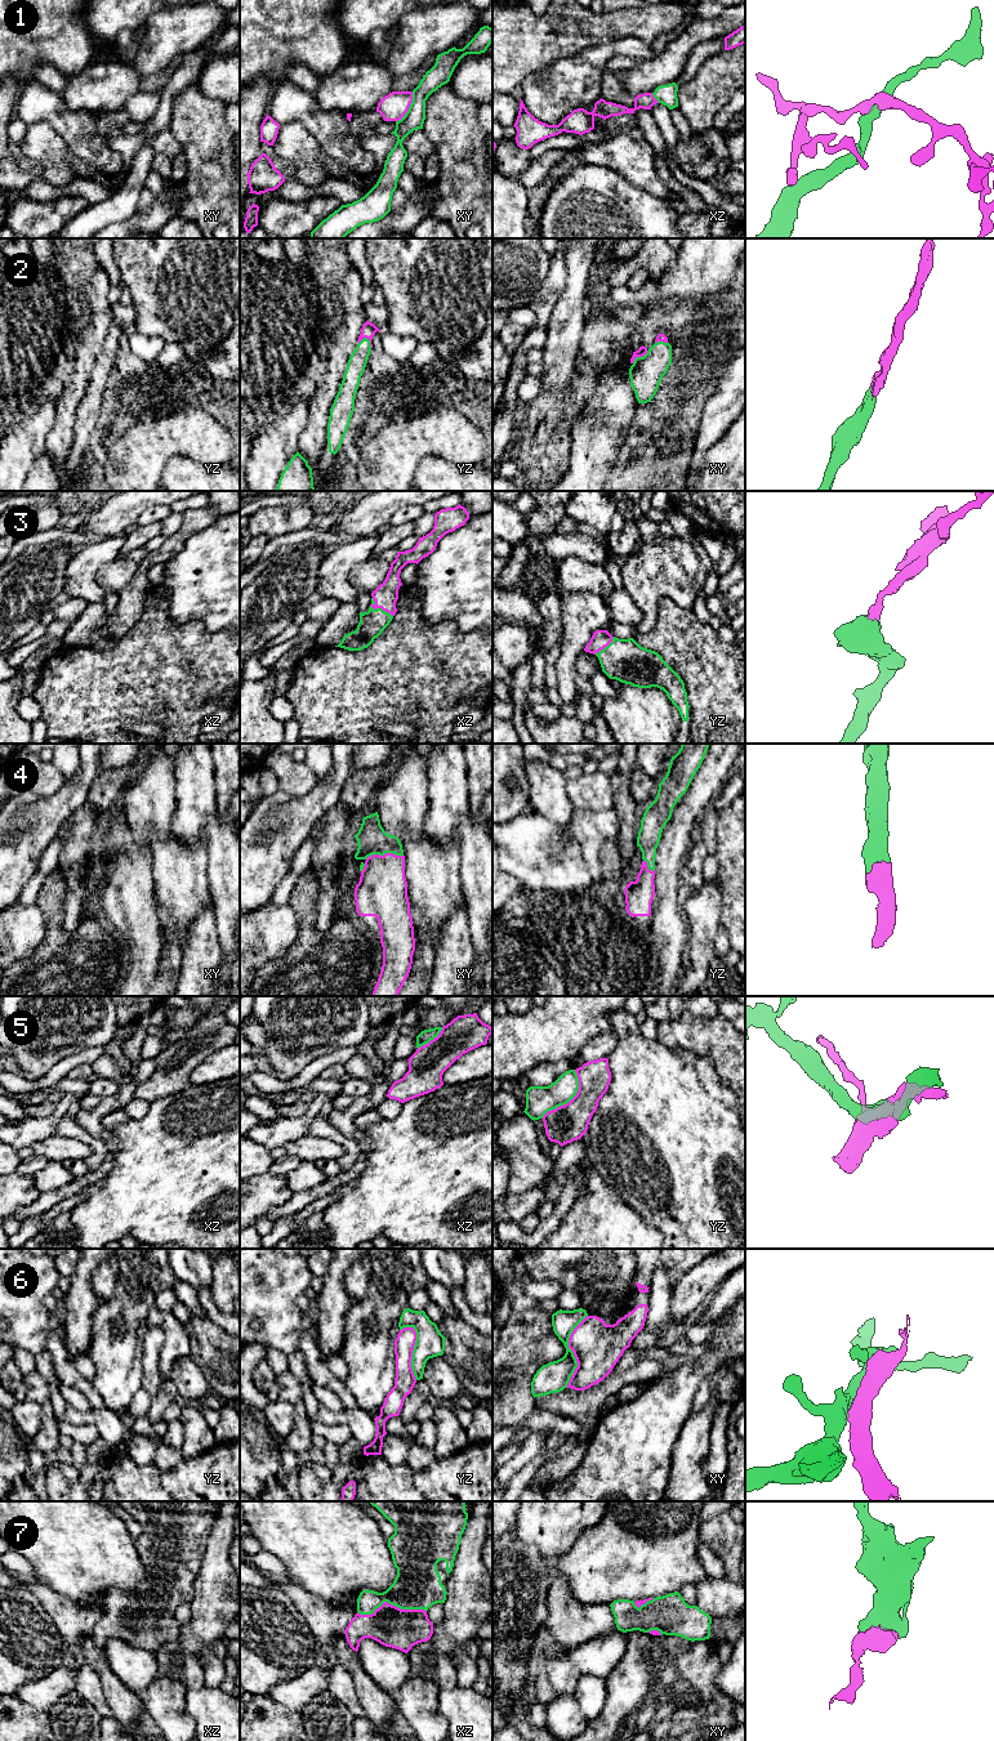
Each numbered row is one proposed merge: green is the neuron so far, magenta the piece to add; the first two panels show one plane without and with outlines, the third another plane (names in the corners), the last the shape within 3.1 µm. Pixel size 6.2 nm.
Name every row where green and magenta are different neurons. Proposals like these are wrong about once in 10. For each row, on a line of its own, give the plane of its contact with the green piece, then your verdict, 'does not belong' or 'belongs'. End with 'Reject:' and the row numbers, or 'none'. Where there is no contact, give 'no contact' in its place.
1: xy | does not belong
2: yz | belongs
3: xz | belongs
4: xy | belongs
5: yz | does not belong
6: xy | does not belong
7: xz | belongs
Reject: 1, 5, 6

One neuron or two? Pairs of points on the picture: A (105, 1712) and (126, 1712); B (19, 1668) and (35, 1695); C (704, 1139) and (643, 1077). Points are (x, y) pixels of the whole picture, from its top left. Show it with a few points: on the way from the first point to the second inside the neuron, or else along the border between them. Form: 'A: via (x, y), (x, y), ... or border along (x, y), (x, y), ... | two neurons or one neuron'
A: border along (102, 1682), (102, 1693), (112, 1717) | two neurons
B: border along (56, 1669), (22, 1684), (13, 1693) | two neurons
C: via (689, 1124), (658, 1093) | one neuron

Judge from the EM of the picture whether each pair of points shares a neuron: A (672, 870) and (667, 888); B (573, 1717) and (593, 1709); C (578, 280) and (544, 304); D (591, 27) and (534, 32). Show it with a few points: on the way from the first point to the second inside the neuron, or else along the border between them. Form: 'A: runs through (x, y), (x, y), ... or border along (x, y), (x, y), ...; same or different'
A: runs through (668, 874), (667, 884); same
B: border along (573, 1693), (579, 1709), (589, 1719); different
C: border along (565, 262), (566, 286), (548, 318); different
D: runs through (576, 27), (552, 27), (548, 31); same

